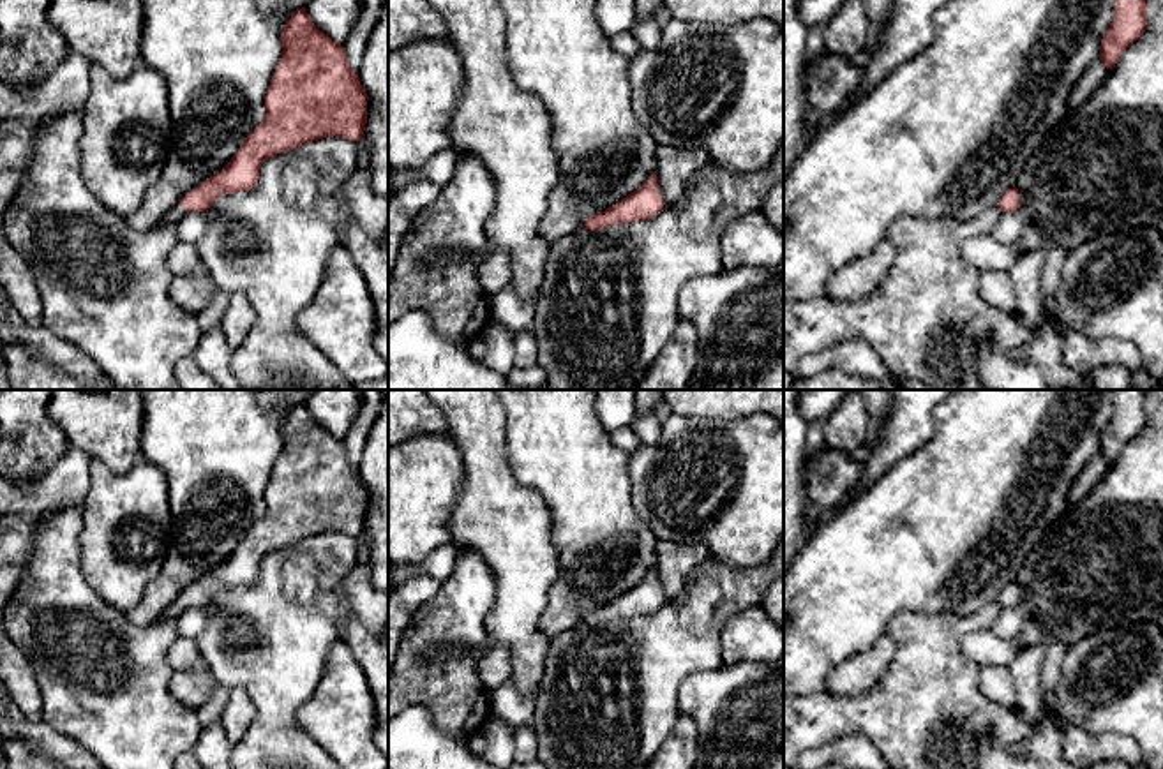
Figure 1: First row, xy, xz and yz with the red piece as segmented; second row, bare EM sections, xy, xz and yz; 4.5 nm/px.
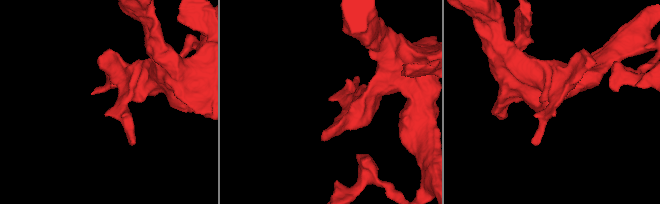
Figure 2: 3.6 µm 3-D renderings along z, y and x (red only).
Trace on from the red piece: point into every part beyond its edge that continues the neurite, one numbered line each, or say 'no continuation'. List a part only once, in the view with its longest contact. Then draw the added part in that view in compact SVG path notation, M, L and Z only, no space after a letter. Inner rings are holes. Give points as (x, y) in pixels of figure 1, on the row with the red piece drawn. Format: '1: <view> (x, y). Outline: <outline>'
1: xy (175, 214). Outline: M180 201L164 215L164 219L161 220L159 226L164 226L164 224L176 224L185 213L191 213L191 212L184 212L182 206L180 206Z

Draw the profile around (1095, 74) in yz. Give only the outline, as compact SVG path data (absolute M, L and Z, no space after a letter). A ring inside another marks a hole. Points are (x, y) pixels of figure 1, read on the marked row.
M1094 58L1069 93L1069 111L1082 106L1103 85L1108 72L1101 58Z

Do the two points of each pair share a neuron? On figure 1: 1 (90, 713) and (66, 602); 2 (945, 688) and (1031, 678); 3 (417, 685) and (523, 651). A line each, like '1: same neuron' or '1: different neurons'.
1: same neuron
2: different neurons
3: different neurons

